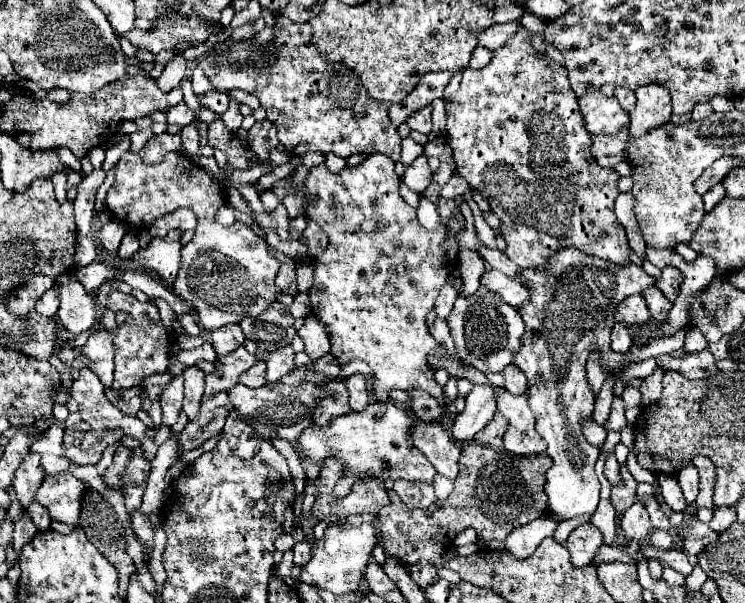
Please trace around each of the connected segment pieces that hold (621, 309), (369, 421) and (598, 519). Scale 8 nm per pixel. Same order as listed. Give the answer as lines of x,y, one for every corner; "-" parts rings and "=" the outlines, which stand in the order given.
631,295
625,301
621,301
615,309
615,321
625,323
629,327
635,325
647,325
651,321
651,315
647,313
647,303
641,295
=
369,403
361,413
351,411
347,415
335,417
325,427
307,427
299,437
299,447
307,459
323,467
327,457
343,461
343,479
337,483
333,495
345,497
357,479
381,477
381,479
407,479
431,483
437,471
435,467
425,467
425,457
415,449
411,437
411,419
401,409
389,403
=
601,454
595,464
595,473
601,481
601,503
597,507
597,511
593,513
593,519
591,523
599,527
599,531
603,533
603,541
605,545
611,545
615,541
615,535
617,535
617,511
611,503
611,483
603,477
603,465
605,465
605,455

